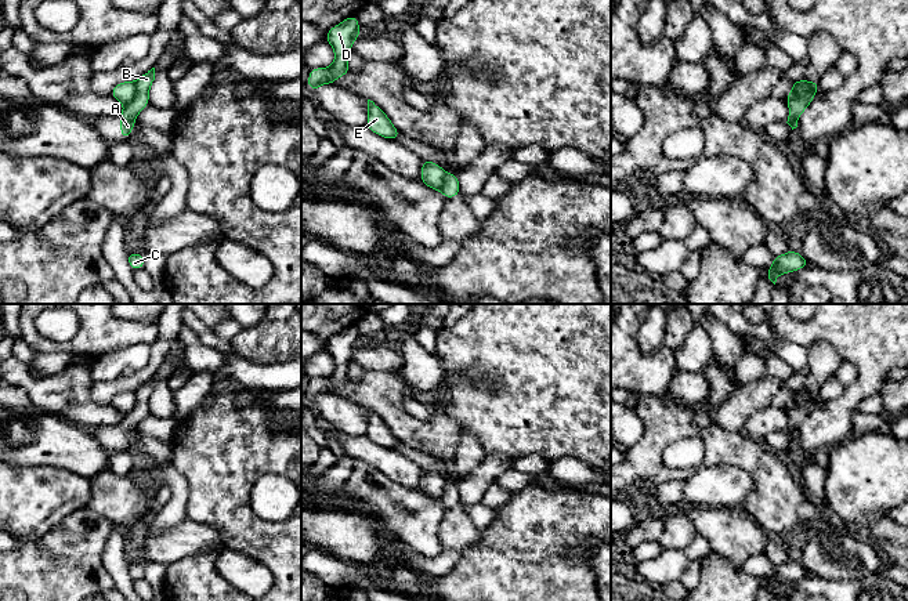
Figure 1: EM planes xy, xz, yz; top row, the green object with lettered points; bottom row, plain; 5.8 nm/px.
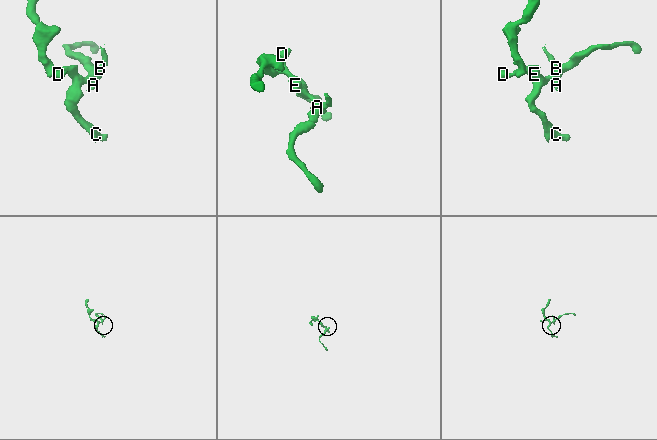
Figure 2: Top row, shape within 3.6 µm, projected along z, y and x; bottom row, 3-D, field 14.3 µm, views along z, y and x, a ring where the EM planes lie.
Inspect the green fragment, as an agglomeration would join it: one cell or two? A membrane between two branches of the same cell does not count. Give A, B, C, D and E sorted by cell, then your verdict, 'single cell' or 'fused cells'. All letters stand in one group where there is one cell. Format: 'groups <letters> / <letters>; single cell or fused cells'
groups A B / C D E; fused cells

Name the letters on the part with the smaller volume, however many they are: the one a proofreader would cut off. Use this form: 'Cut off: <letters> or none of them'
Cut off: A, B

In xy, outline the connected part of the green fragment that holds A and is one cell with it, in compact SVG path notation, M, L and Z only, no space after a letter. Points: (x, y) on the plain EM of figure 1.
M155 377L135 390L135 405L120 421L120 443L129 449L140 421L149 413L149 398L155 390Z

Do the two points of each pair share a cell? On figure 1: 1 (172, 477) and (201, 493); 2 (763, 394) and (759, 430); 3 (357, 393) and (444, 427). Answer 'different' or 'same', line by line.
1: different
2: different
3: same

